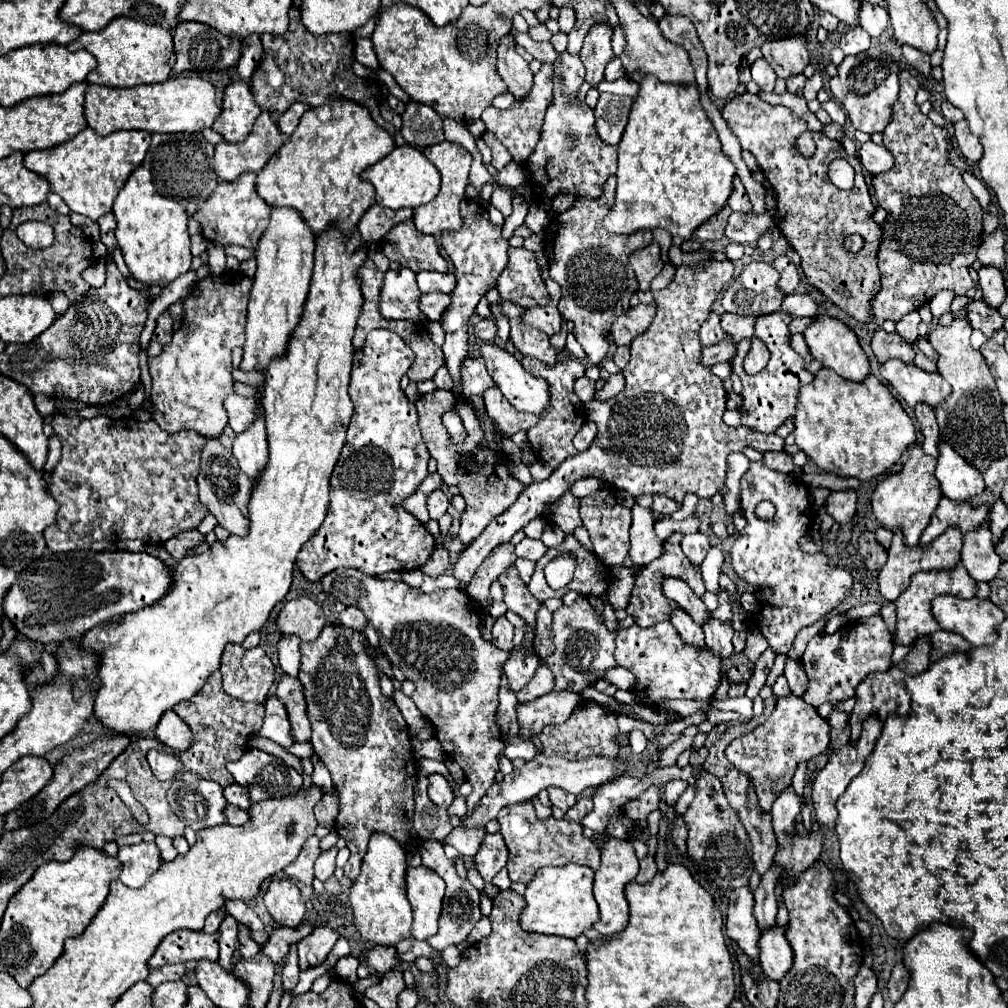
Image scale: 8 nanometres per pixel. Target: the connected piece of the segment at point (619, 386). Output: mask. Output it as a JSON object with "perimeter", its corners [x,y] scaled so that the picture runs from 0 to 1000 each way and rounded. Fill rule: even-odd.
{"perimeter":[[[613,369],[613,371],[607,371],[607,373],[601,377],[599,385],[593,389],[593,395],[595,395],[595,397],[609,395],[609,393],[613,393],[613,391],[619,387],[619,383],[621,383],[619,371],[617,371],[617,369]]]}

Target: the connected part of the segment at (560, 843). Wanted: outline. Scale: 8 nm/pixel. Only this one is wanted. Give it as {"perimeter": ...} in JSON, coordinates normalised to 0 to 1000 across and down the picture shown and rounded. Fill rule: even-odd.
{"perimeter":[[[526,794],[508,798],[504,802],[498,802],[494,808],[496,825],[504,839],[504,869],[508,875],[520,875],[524,877],[534,861],[538,859],[560,859],[560,857],[575,857],[583,859],[587,863],[593,863],[595,859],[595,843],[591,837],[577,827],[577,817],[567,817],[562,813],[534,813],[530,806],[530,798]]]}

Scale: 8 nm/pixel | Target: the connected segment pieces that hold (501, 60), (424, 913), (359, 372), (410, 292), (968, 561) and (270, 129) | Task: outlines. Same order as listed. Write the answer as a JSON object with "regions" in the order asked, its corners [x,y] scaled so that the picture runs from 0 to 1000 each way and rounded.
{"regions":[[[[506,34],[498,36],[494,46],[494,73],[504,83],[504,91],[510,93],[510,97],[520,97],[524,89],[528,87],[528,71],[520,58],[516,58],[510,50],[510,40]]],[[[405,859],[403,863],[403,883],[405,895],[411,903],[409,929],[413,933],[427,931],[435,921],[435,909],[438,901],[438,891],[442,885],[442,875],[427,861]]],[[[379,325],[369,327],[363,335],[363,341],[351,351],[347,377],[351,411],[345,423],[343,440],[327,474],[327,504],[323,516],[296,548],[294,556],[294,562],[310,577],[317,575],[321,569],[333,563],[355,563],[359,567],[367,567],[369,571],[379,571],[383,567],[407,567],[419,563],[433,544],[433,536],[423,526],[423,522],[399,502],[401,496],[407,494],[425,472],[427,456],[425,444],[415,425],[413,403],[403,395],[401,387],[397,385],[397,377],[409,363],[409,357],[409,345],[393,329]]],[[[385,268],[377,290],[377,310],[381,315],[407,317],[411,321],[417,321],[423,317],[421,310],[417,308],[417,294],[419,290],[409,268]]],[[[974,520],[968,528],[964,528],[964,532],[956,532],[954,560],[966,575],[982,577],[990,569],[992,558],[994,556],[986,548],[980,520]]],[[[260,111],[242,141],[218,141],[214,145],[212,171],[224,181],[234,179],[242,171],[256,171],[280,143],[282,133],[276,129],[268,111]]]]}

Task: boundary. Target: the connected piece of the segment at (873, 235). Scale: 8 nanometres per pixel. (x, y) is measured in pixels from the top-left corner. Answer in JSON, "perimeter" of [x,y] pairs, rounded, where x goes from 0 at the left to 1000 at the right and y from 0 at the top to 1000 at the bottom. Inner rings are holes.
{"perimeter":[[[736,93],[726,97],[716,115],[720,117],[726,133],[732,137],[736,149],[750,155],[760,179],[770,190],[770,210],[772,226],[784,244],[796,256],[796,268],[800,278],[812,286],[819,296],[823,296],[833,308],[843,312],[851,319],[865,317],[865,298],[873,290],[873,268],[869,262],[869,250],[875,234],[875,224],[865,218],[867,202],[857,181],[855,163],[849,155],[841,155],[831,139],[808,131],[810,153],[806,157],[796,157],[790,151],[790,137],[794,131],[802,129],[800,121],[790,115],[780,105],[766,105],[756,101],[750,93]],[[829,157],[839,157],[849,169],[849,181],[843,190],[831,188],[821,177],[821,163]],[[843,232],[855,232],[857,244],[853,250],[843,250],[837,246],[837,238]]]}

